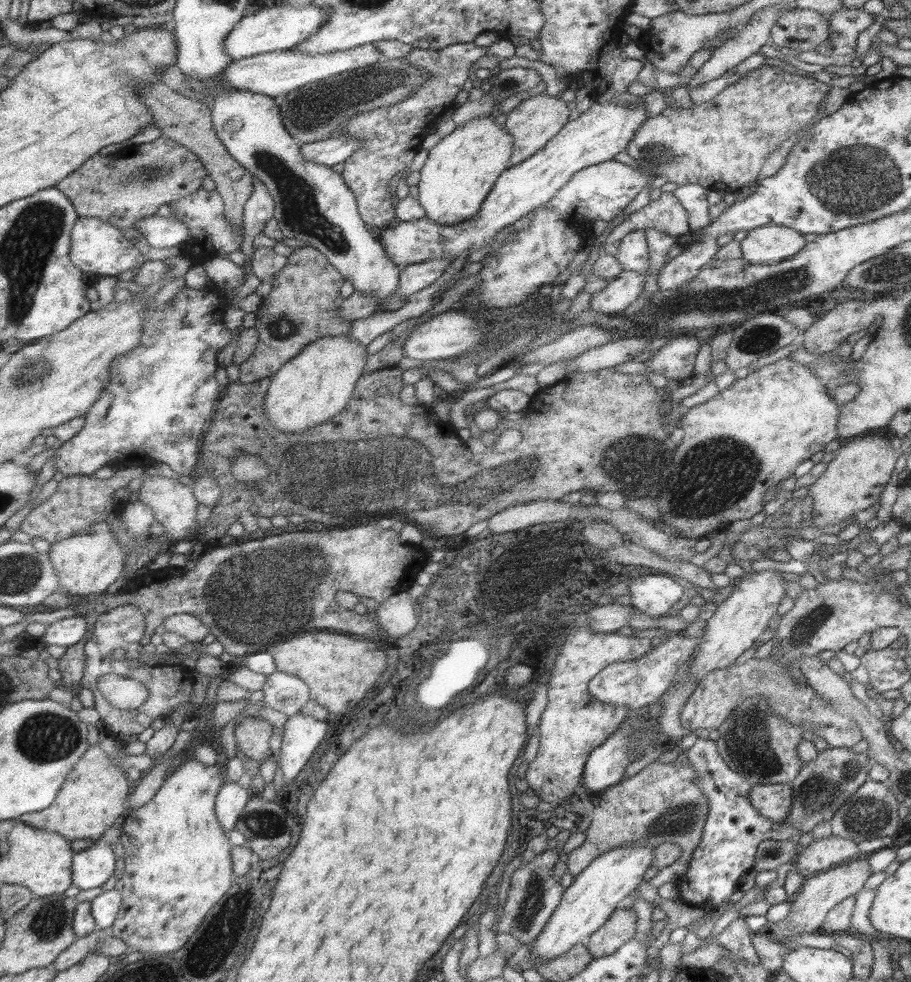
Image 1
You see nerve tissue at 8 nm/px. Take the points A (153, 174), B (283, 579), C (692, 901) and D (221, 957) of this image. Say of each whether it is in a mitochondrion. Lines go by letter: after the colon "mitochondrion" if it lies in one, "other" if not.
A: mitochondrion
B: mitochondrion
C: other
D: other

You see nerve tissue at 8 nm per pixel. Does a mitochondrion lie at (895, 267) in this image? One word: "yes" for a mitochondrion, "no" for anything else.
yes

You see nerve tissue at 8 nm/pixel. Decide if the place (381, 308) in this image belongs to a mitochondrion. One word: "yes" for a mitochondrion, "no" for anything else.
no

